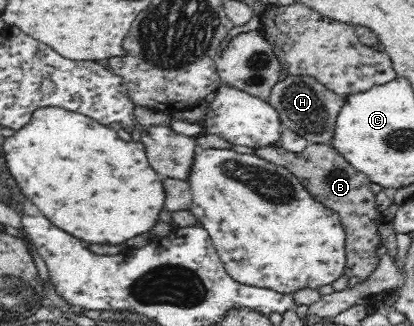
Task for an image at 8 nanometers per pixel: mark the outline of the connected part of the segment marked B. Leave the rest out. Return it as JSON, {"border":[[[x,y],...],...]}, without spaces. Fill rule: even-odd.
{"border":[[[309,144],[300,153],[292,153],[284,148],[260,147],[257,156],[285,167],[293,173],[307,192],[326,209],[332,210],[338,217],[345,233],[345,266],[343,276],[357,277],[362,282],[372,277],[381,261],[376,251],[382,244],[380,224],[388,222],[376,203],[377,195],[370,188],[371,181],[362,172],[348,163],[348,160],[331,144]]]}

